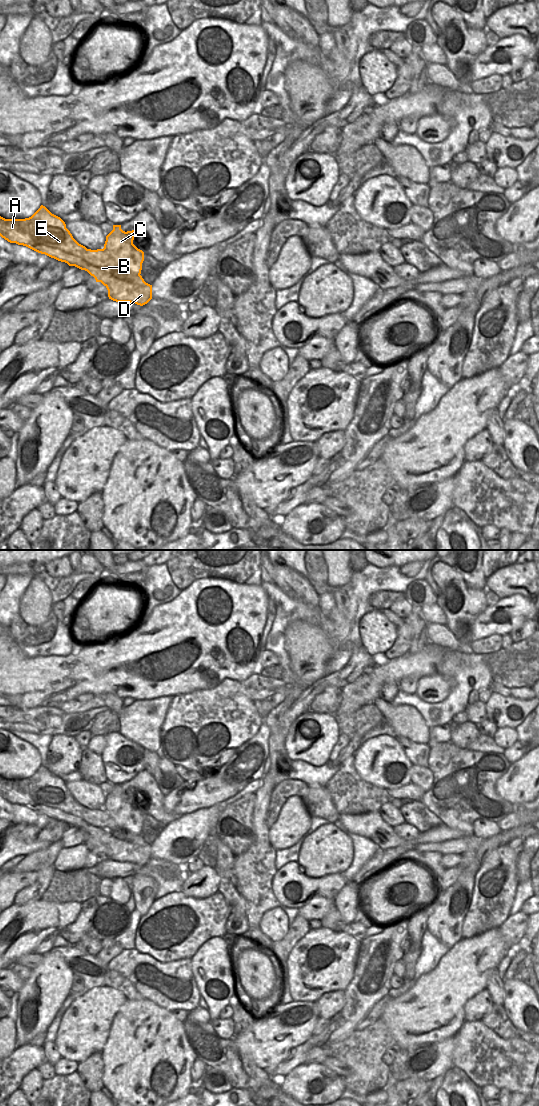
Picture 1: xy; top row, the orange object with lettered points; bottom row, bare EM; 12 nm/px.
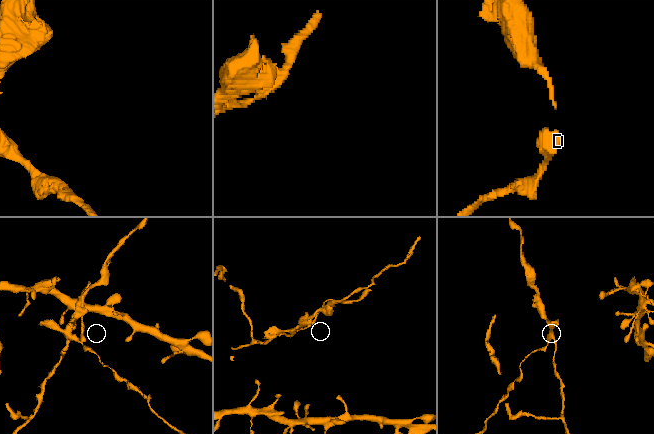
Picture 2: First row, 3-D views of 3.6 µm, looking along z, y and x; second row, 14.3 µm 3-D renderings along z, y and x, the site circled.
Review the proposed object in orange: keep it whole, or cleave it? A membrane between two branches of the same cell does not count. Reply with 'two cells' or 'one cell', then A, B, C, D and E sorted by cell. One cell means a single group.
two cells | A B D E / C

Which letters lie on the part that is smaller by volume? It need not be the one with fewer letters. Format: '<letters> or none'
A, B, D, E

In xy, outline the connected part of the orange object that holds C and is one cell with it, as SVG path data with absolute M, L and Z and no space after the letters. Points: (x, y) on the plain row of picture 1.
M113 785L113 790L106 796L104 807L122 817L123 829L114 834L113 839L120 846L120 851L133 855L133 846L138 846L144 839L141 830L144 821L144 812L134 804L134 790L123 791L121 785Z

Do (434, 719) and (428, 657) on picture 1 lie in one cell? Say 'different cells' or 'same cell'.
different cells

